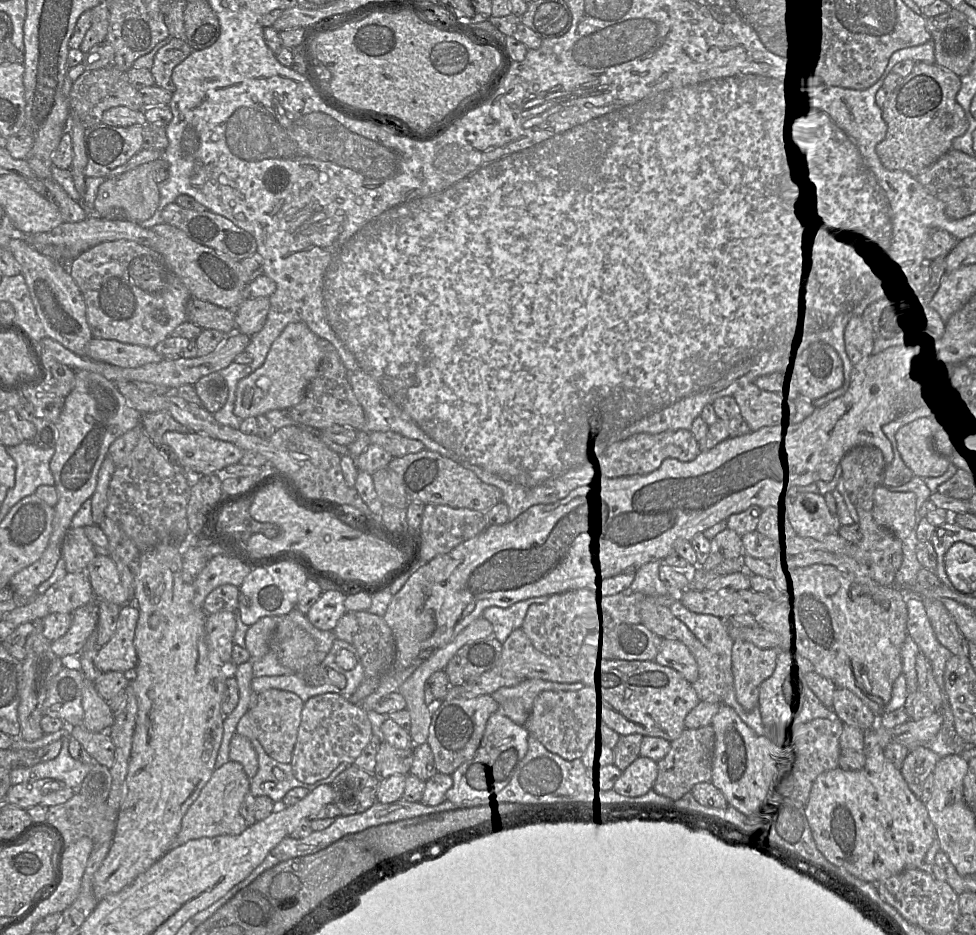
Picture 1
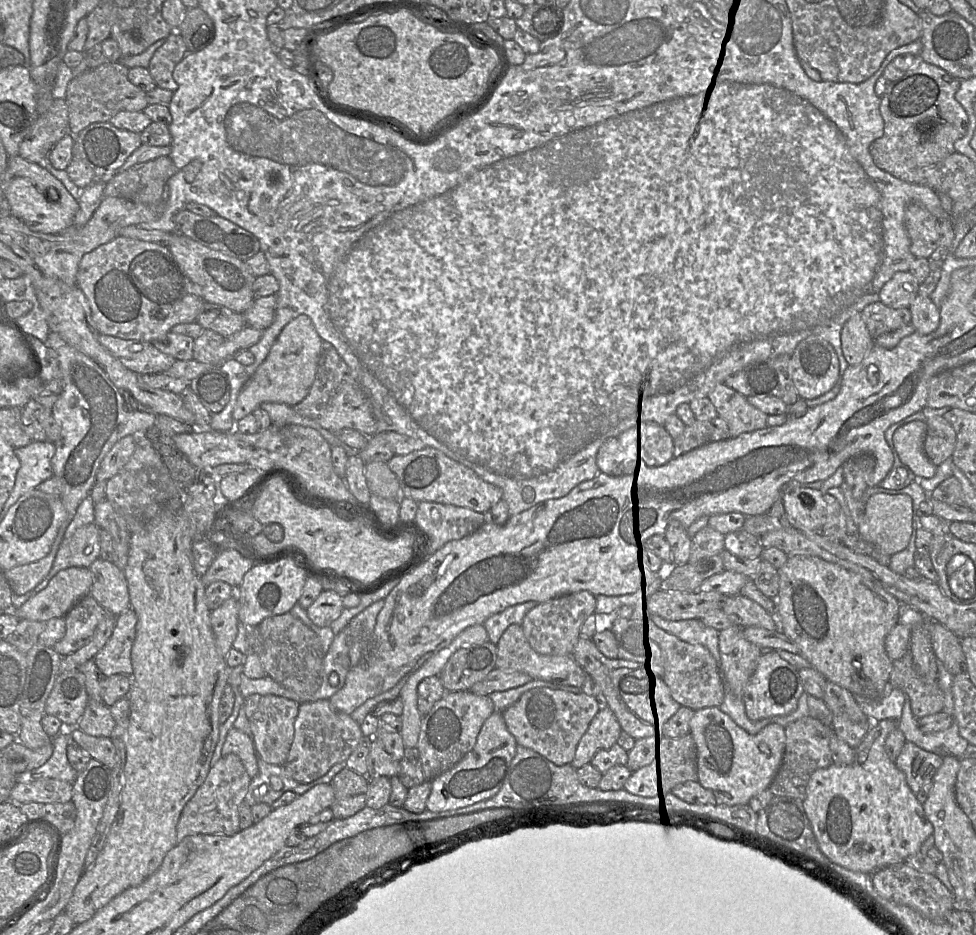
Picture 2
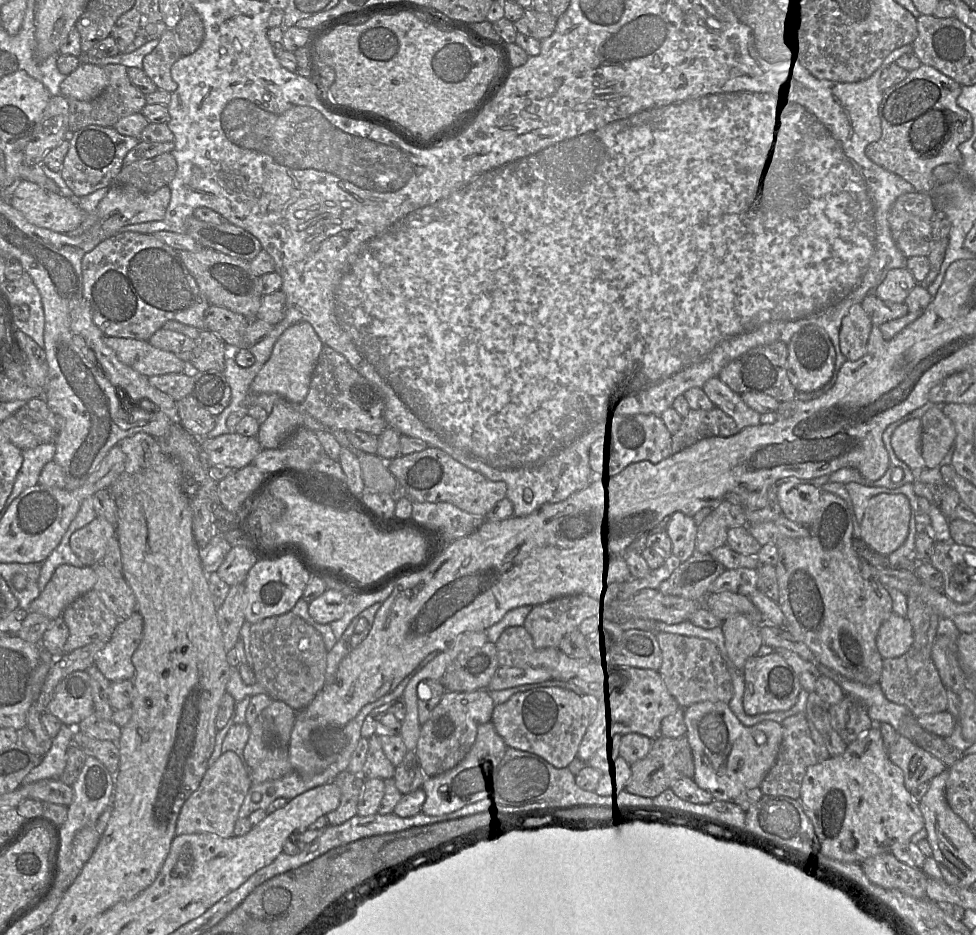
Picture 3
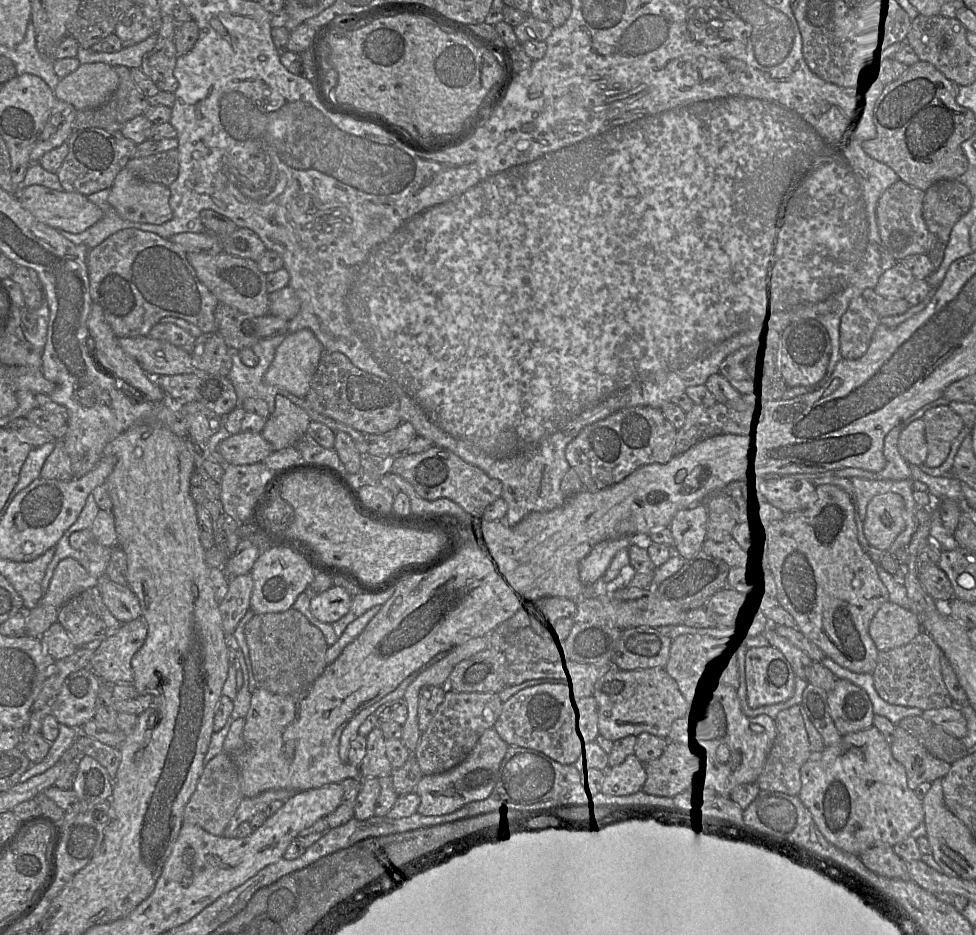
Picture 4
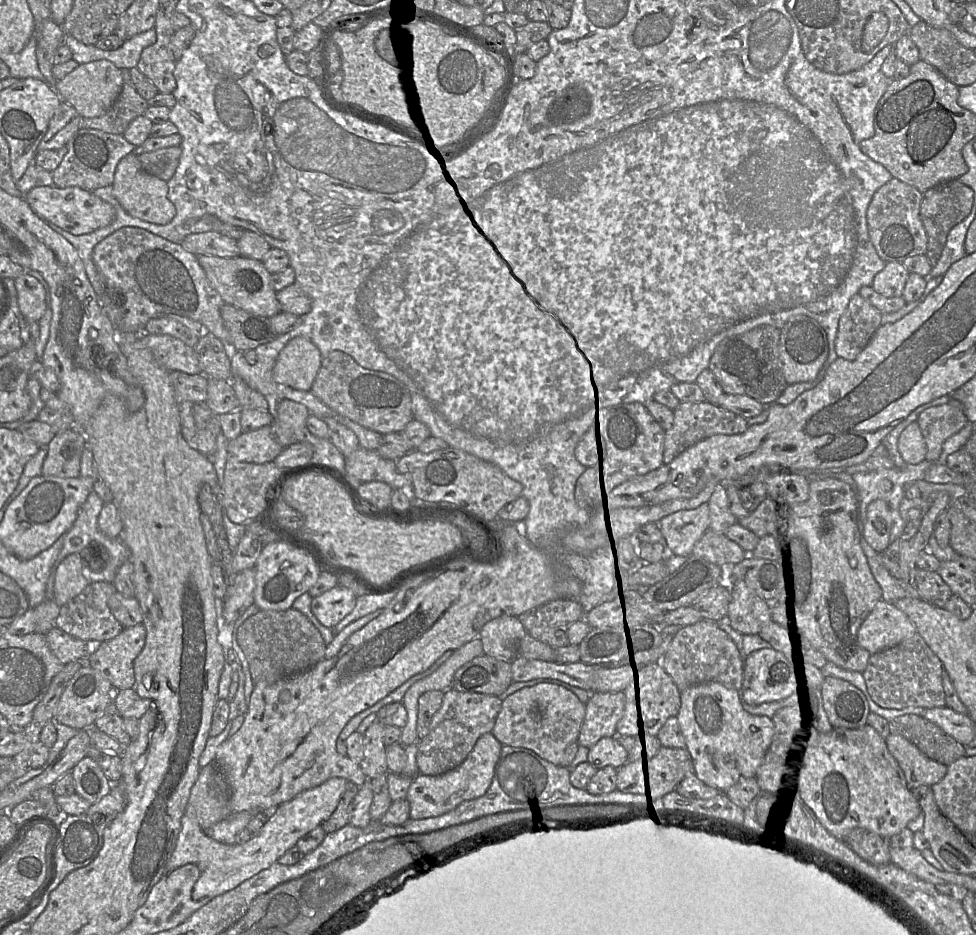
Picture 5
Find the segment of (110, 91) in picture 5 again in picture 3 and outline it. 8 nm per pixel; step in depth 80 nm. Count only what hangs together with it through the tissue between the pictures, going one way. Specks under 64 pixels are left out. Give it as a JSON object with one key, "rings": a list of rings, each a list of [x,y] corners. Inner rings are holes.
{"rings":[[[80,63],[60,85],[61,95],[80,101],[90,101],[99,96],[108,84],[107,75],[102,66]]]}

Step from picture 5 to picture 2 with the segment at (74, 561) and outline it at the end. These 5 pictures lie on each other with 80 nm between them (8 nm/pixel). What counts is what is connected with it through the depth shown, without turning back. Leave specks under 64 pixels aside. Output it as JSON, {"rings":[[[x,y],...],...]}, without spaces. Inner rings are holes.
{"rings":[[[69,567],[59,571],[45,589],[10,611],[20,620],[47,622],[64,617],[76,603],[90,594],[92,584],[93,574],[89,568]]]}

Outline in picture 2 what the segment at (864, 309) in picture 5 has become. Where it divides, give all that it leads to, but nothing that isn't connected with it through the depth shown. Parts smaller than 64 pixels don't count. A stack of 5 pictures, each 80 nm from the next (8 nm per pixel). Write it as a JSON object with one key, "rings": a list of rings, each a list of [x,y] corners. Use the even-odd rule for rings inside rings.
{"rings":[[[862,313],[853,315],[841,331],[841,348],[849,365],[857,365],[867,356],[874,344]]]}

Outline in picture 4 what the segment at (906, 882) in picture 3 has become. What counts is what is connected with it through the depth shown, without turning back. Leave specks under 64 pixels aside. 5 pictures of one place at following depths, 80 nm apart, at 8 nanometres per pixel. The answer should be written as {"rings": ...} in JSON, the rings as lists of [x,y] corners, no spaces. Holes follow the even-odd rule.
{"rings":[[[891,846],[871,847],[859,855],[870,870],[889,878],[909,879],[906,862],[895,854]]]}

